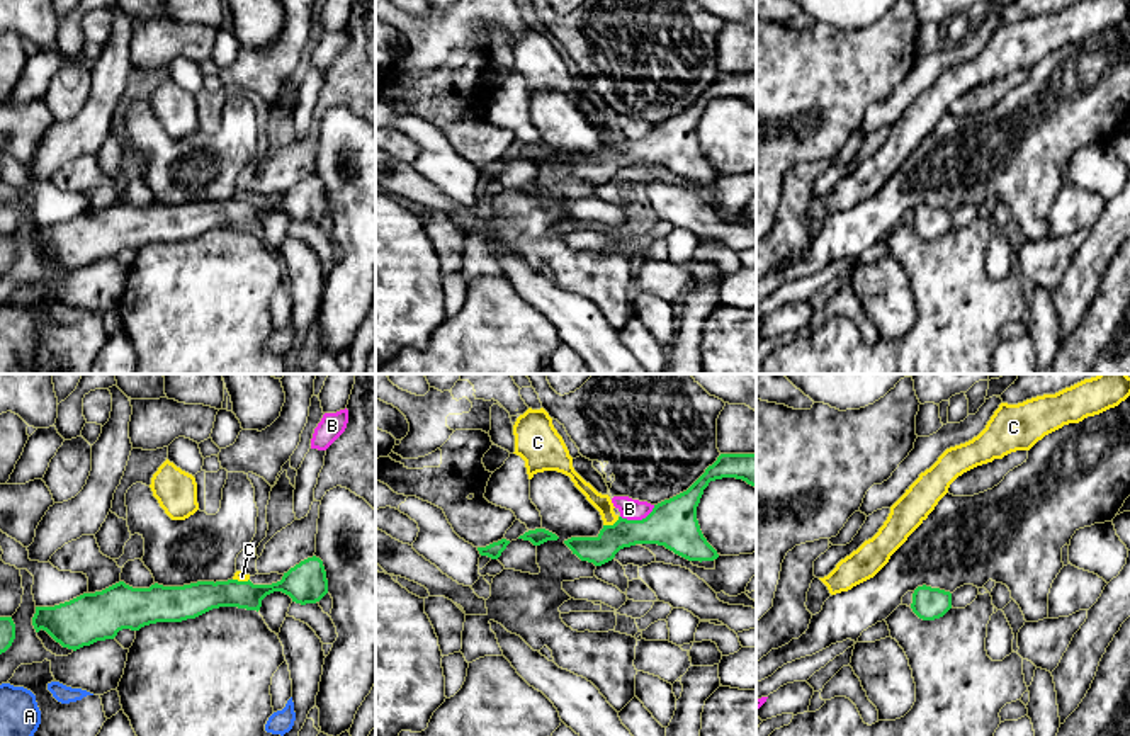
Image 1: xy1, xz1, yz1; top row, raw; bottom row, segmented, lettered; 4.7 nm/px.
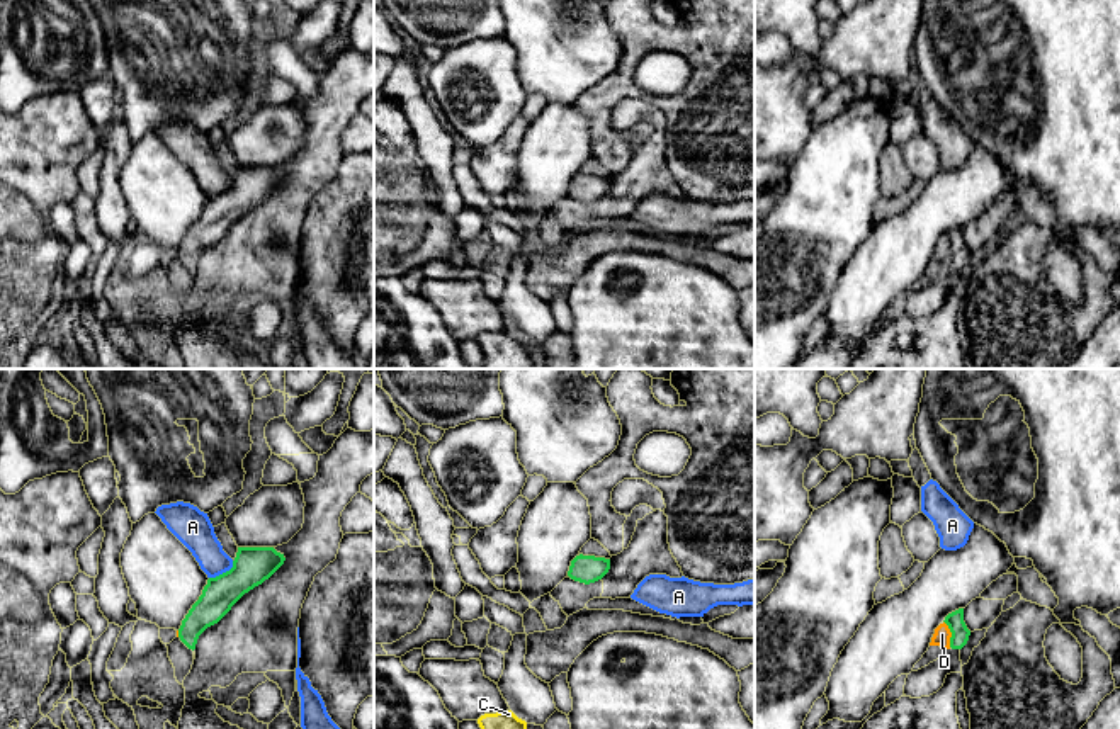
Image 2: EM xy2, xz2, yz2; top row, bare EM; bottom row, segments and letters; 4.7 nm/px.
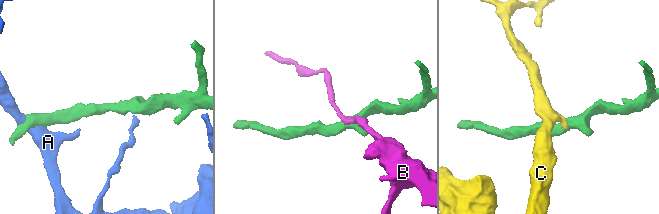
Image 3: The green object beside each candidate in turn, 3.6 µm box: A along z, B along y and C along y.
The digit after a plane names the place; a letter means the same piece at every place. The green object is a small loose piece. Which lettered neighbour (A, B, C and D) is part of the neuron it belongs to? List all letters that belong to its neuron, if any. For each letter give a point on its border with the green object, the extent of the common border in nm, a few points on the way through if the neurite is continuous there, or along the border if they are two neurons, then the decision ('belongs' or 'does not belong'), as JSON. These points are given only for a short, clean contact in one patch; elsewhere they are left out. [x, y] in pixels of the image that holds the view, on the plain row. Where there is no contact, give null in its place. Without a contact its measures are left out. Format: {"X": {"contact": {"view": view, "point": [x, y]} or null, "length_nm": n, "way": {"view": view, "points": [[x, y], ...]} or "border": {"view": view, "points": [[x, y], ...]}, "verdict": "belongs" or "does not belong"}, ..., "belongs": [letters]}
{"A": {"contact": {"view": "xy2", "point": [223, 192]}, "length_nm": 150, "border": {"view": "xy2", "points": [[233, 180], [228, 189], [209, 197]]}, "verdict": "does not belong"}, "B": {"contact": {"view": "xz1", "point": [638, 140]}, "length_nm": 180, "border": {"view": "xz1", "points": [[655, 124], [641, 138], [621, 136]]}, "verdict": "does not belong"}, "C": {"contact": {"view": "xz1", "point": [610, 145]}, "length_nm": 90, "verdict": "does not belong"}, "D": {"contact": {"view": "yz2", "point": [952, 254]}, "length_nm": 130, "way": {"view": "yz2", "points": [[955, 242], [952, 254], [942, 254]]}, "verdict": "belongs"}, "belongs": ["D"]}

